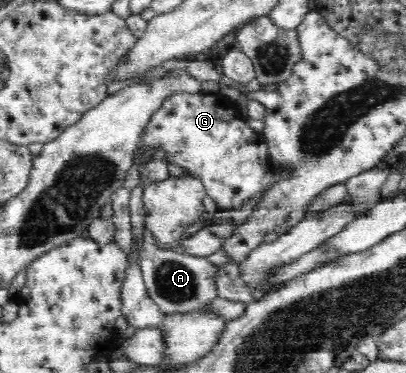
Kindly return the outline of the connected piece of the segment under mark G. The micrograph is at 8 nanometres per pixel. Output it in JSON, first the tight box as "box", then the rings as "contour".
{"box":[133,91,275,210],"contour":[[[176,91],[175,94],[163,98],[163,102],[147,120],[147,126],[141,132],[139,144],[133,152],[133,160],[135,159],[135,164],[140,166],[139,171],[143,170],[143,165],[154,160],[157,152],[163,152],[163,164],[169,162],[180,166],[189,175],[197,178],[203,185],[205,194],[217,203],[218,210],[239,210],[247,200],[267,189],[272,184],[275,174],[264,135],[249,127],[246,118],[240,113],[238,104],[230,100],[224,92],[191,94],[190,91]]]}

